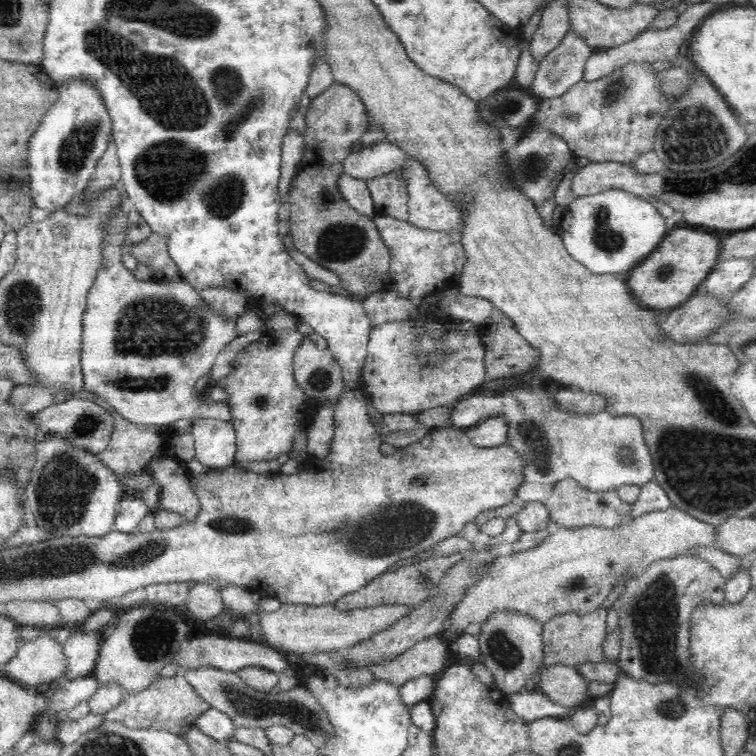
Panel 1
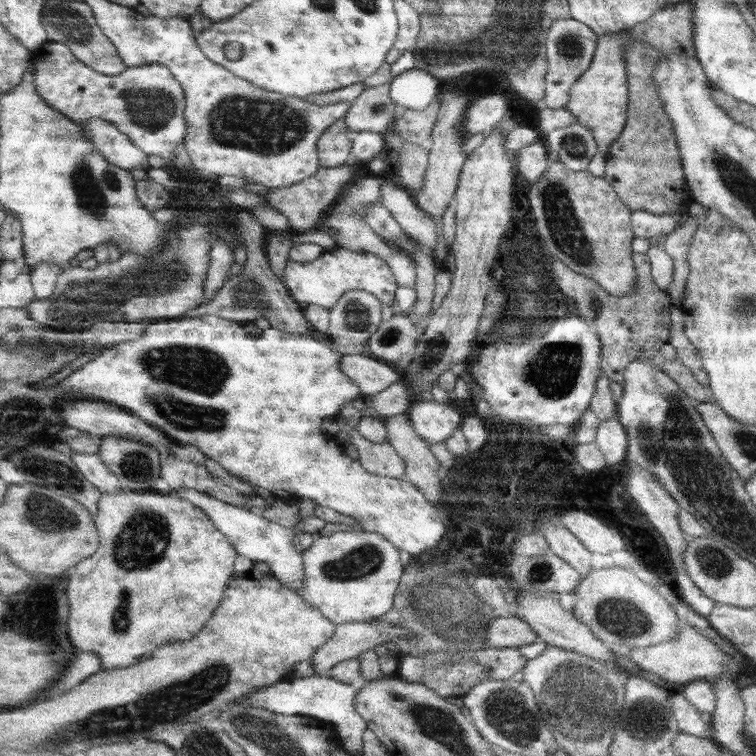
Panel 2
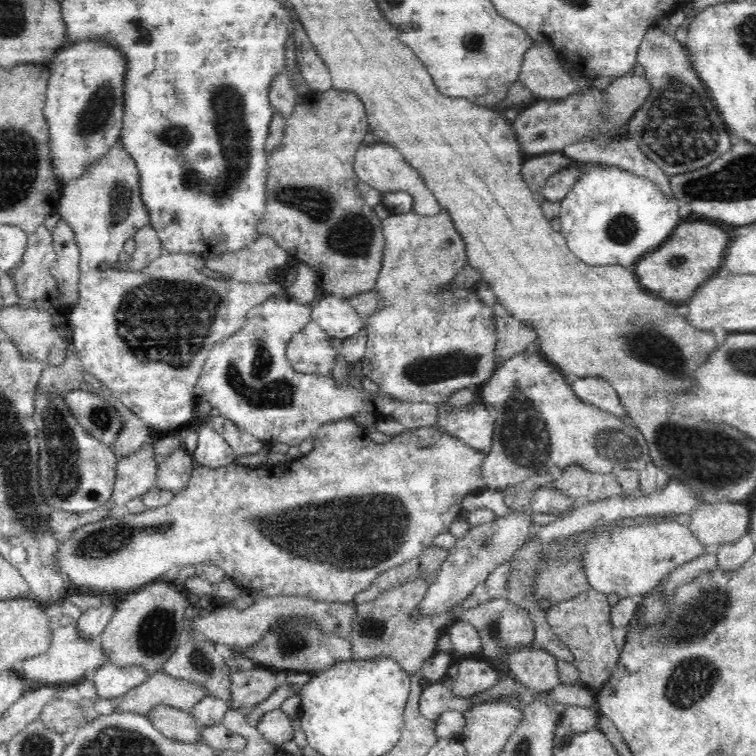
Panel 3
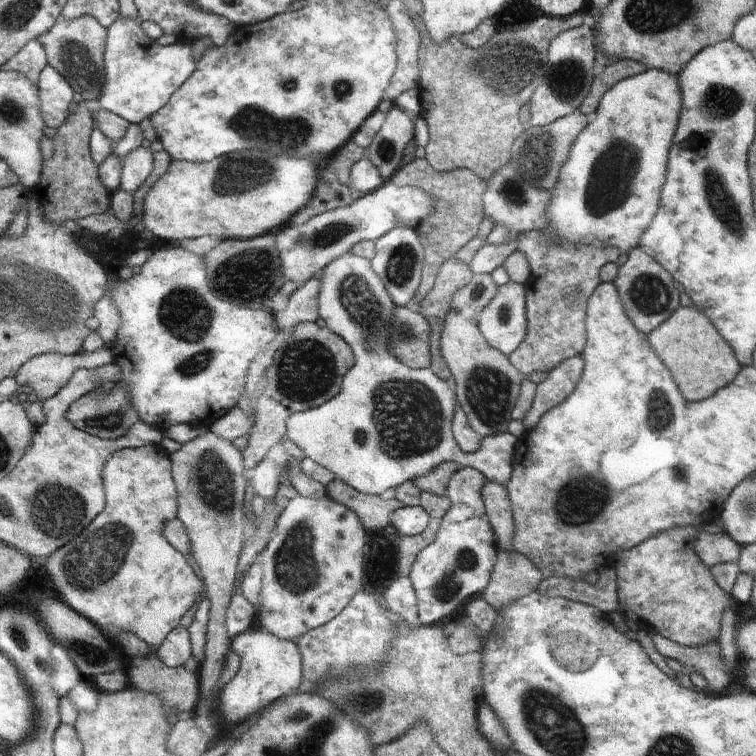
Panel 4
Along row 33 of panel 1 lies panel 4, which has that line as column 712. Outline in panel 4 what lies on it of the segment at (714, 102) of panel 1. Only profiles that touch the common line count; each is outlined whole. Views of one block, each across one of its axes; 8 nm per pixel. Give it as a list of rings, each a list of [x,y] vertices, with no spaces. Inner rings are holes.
[[[653,635],[651,639],[660,655],[677,660],[684,666],[684,673],[696,672],[706,678],[708,692],[720,694],[728,689],[731,674],[728,674],[728,668],[720,658],[718,642],[708,642],[704,646],[684,646],[660,635]]]

